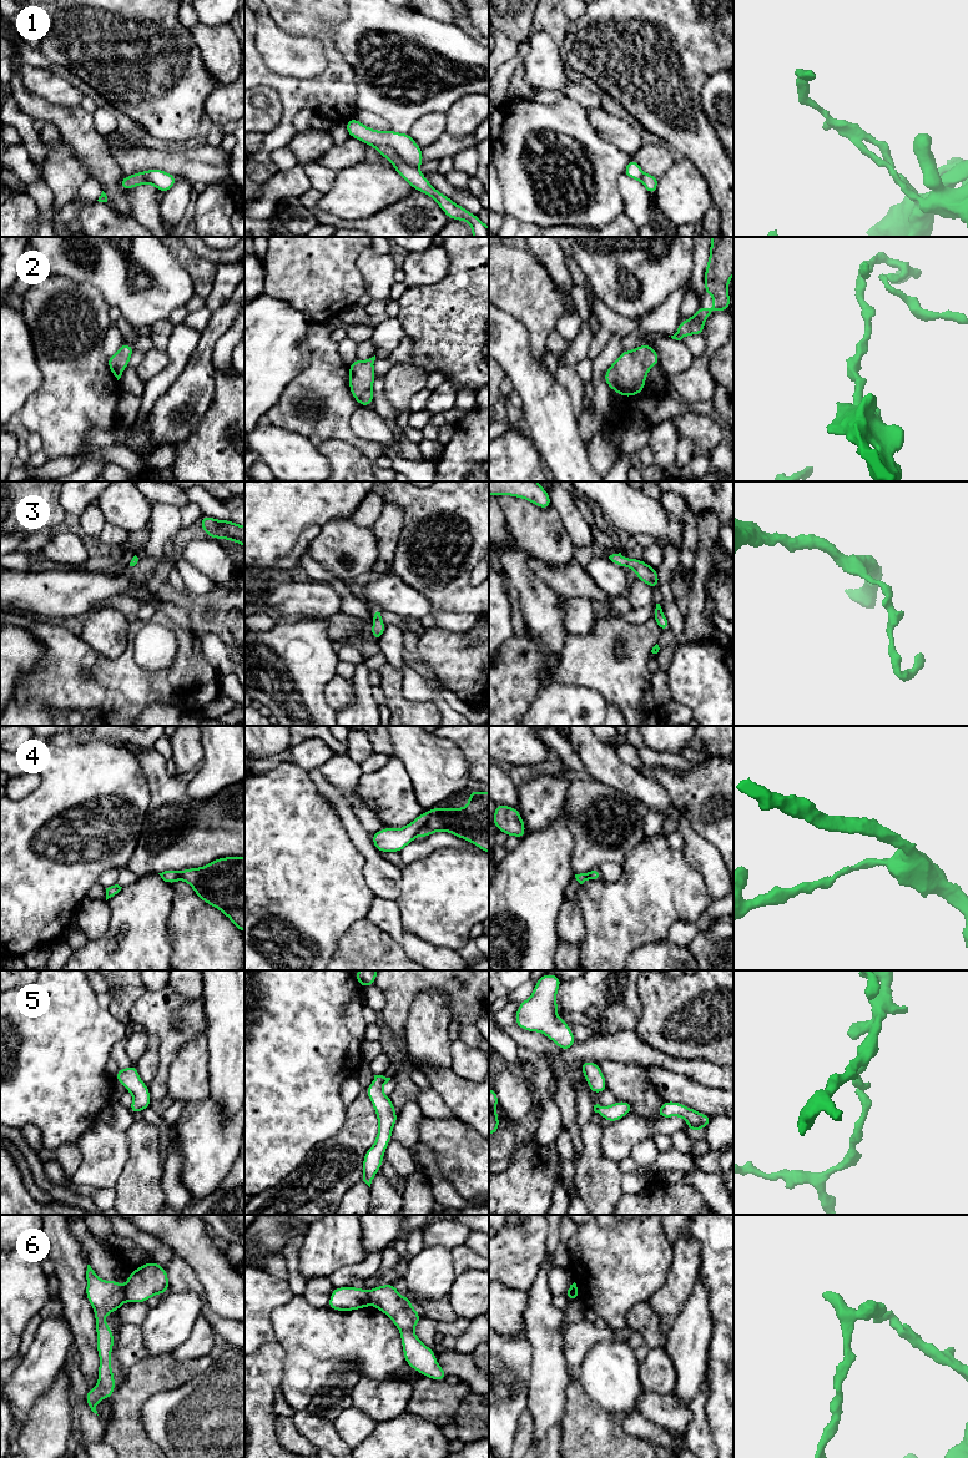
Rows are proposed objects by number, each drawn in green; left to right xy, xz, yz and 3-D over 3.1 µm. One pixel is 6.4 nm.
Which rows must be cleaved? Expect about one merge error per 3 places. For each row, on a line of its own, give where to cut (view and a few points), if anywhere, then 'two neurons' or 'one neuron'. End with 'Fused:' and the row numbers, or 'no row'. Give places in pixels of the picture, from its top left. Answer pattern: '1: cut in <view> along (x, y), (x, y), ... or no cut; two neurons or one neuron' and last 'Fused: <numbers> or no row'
1: cut in xz along (367, 144), (388, 145), (404, 161), (417, 167); two neurons
2: no cut; one neuron
3: no cut; one neuron
4: cut in xz along (429, 815), (417, 833); two neurons
5: no cut; one neuron
6: cut in xy along (122, 1287), (125, 1300); two neurons
Fused: 1, 4, 6

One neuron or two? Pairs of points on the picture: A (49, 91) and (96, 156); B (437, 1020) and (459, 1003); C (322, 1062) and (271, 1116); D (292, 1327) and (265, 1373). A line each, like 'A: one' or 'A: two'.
A: two
B: two
C: one
D: two

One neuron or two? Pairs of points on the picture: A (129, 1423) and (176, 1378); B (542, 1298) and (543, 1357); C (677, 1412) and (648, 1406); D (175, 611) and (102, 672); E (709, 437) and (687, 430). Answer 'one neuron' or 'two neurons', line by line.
A: one neuron
B: one neuron
C: one neuron
D: two neurons
E: one neuron

